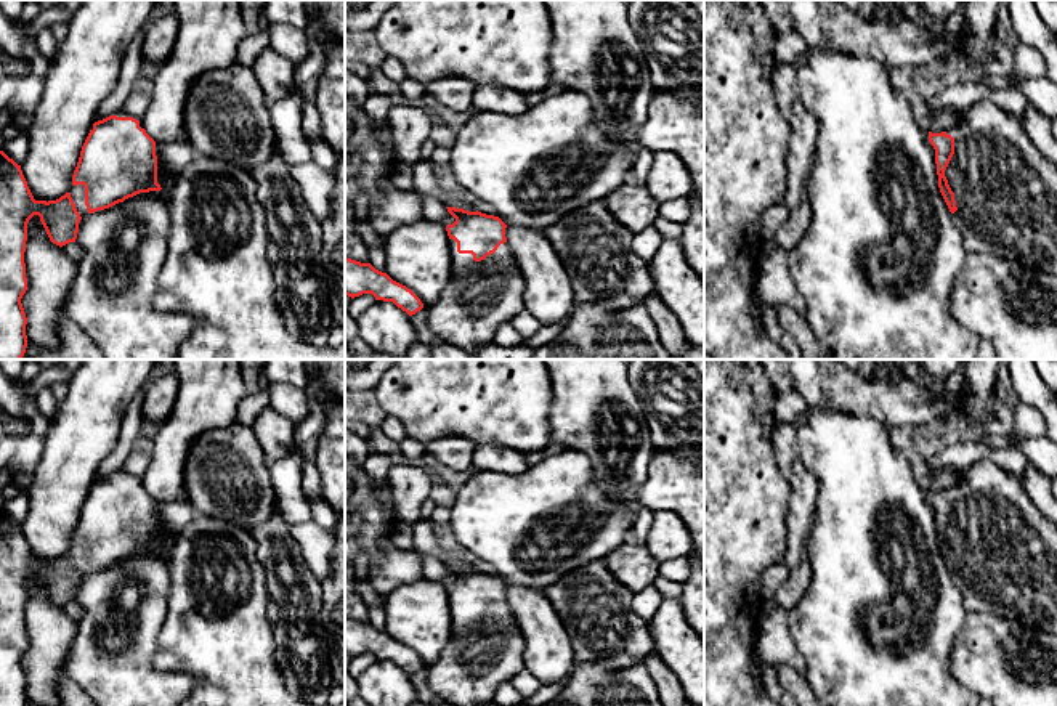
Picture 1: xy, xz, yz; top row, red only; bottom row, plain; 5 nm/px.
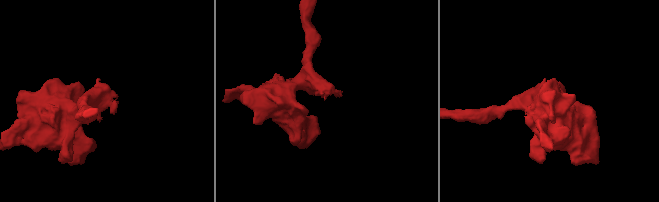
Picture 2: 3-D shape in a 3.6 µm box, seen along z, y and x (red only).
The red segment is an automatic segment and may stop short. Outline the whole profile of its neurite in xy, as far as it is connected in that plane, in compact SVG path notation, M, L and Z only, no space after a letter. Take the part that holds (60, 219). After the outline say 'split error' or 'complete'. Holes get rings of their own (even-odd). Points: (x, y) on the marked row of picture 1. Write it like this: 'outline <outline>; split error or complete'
outline M122 109L93 124L82 146L72 185L56 201L35 201L21 165L0 151L0 359L21 359L27 347L27 318L21 298L27 290L24 252L29 220L38 215L50 241L63 247L75 242L79 223L87 213L109 209L140 193L160 189L156 141L143 128L141 119Z; split error

